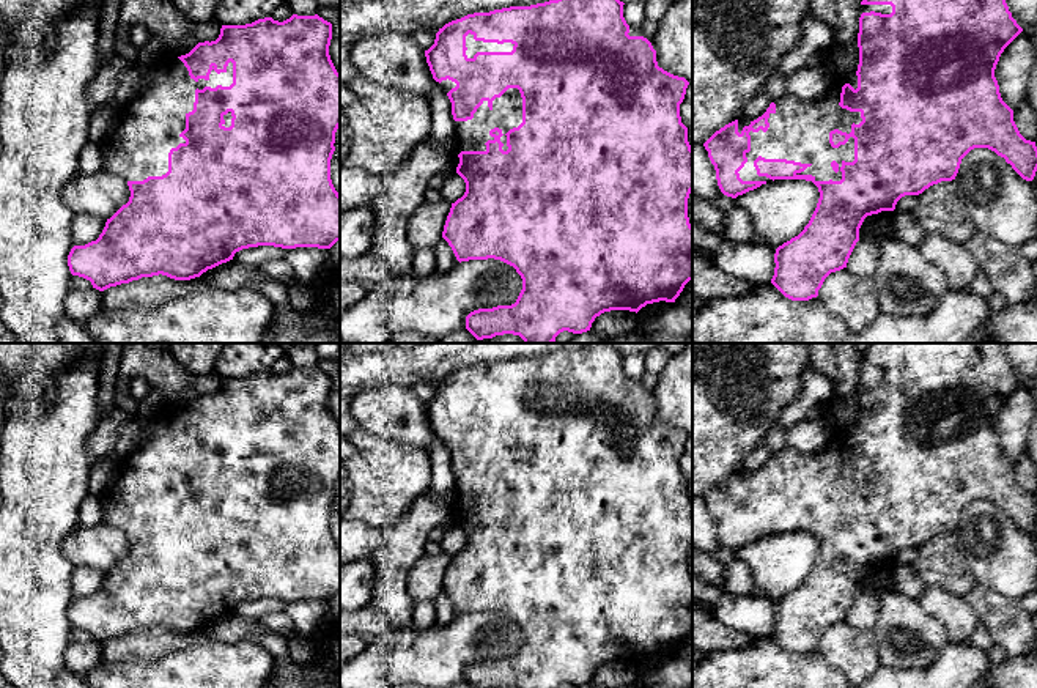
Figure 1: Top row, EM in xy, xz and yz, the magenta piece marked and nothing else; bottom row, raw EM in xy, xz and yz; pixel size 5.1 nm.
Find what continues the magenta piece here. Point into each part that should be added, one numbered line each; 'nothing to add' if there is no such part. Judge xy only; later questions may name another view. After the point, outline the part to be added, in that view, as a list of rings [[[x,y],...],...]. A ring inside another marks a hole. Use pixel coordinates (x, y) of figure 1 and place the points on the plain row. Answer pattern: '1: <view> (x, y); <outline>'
1: xy (150, 477); [[[168,408],[151,419],[151,436],[123,461],[116,480],[99,496],[102,521],[120,527],[126,534],[143,534],[148,529],[162,529],[168,524],[168,505],[186,493],[179,488],[186,482],[186,468],[194,463],[195,442],[217,438],[230,439],[233,436],[233,416],[225,425],[214,422],[209,431],[197,435],[189,428],[184,416]]]

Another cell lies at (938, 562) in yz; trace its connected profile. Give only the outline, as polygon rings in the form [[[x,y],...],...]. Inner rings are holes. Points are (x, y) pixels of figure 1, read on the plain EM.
[[[954,532],[933,537],[919,546],[913,568],[925,586],[943,587],[960,597],[965,597],[976,584]]]

